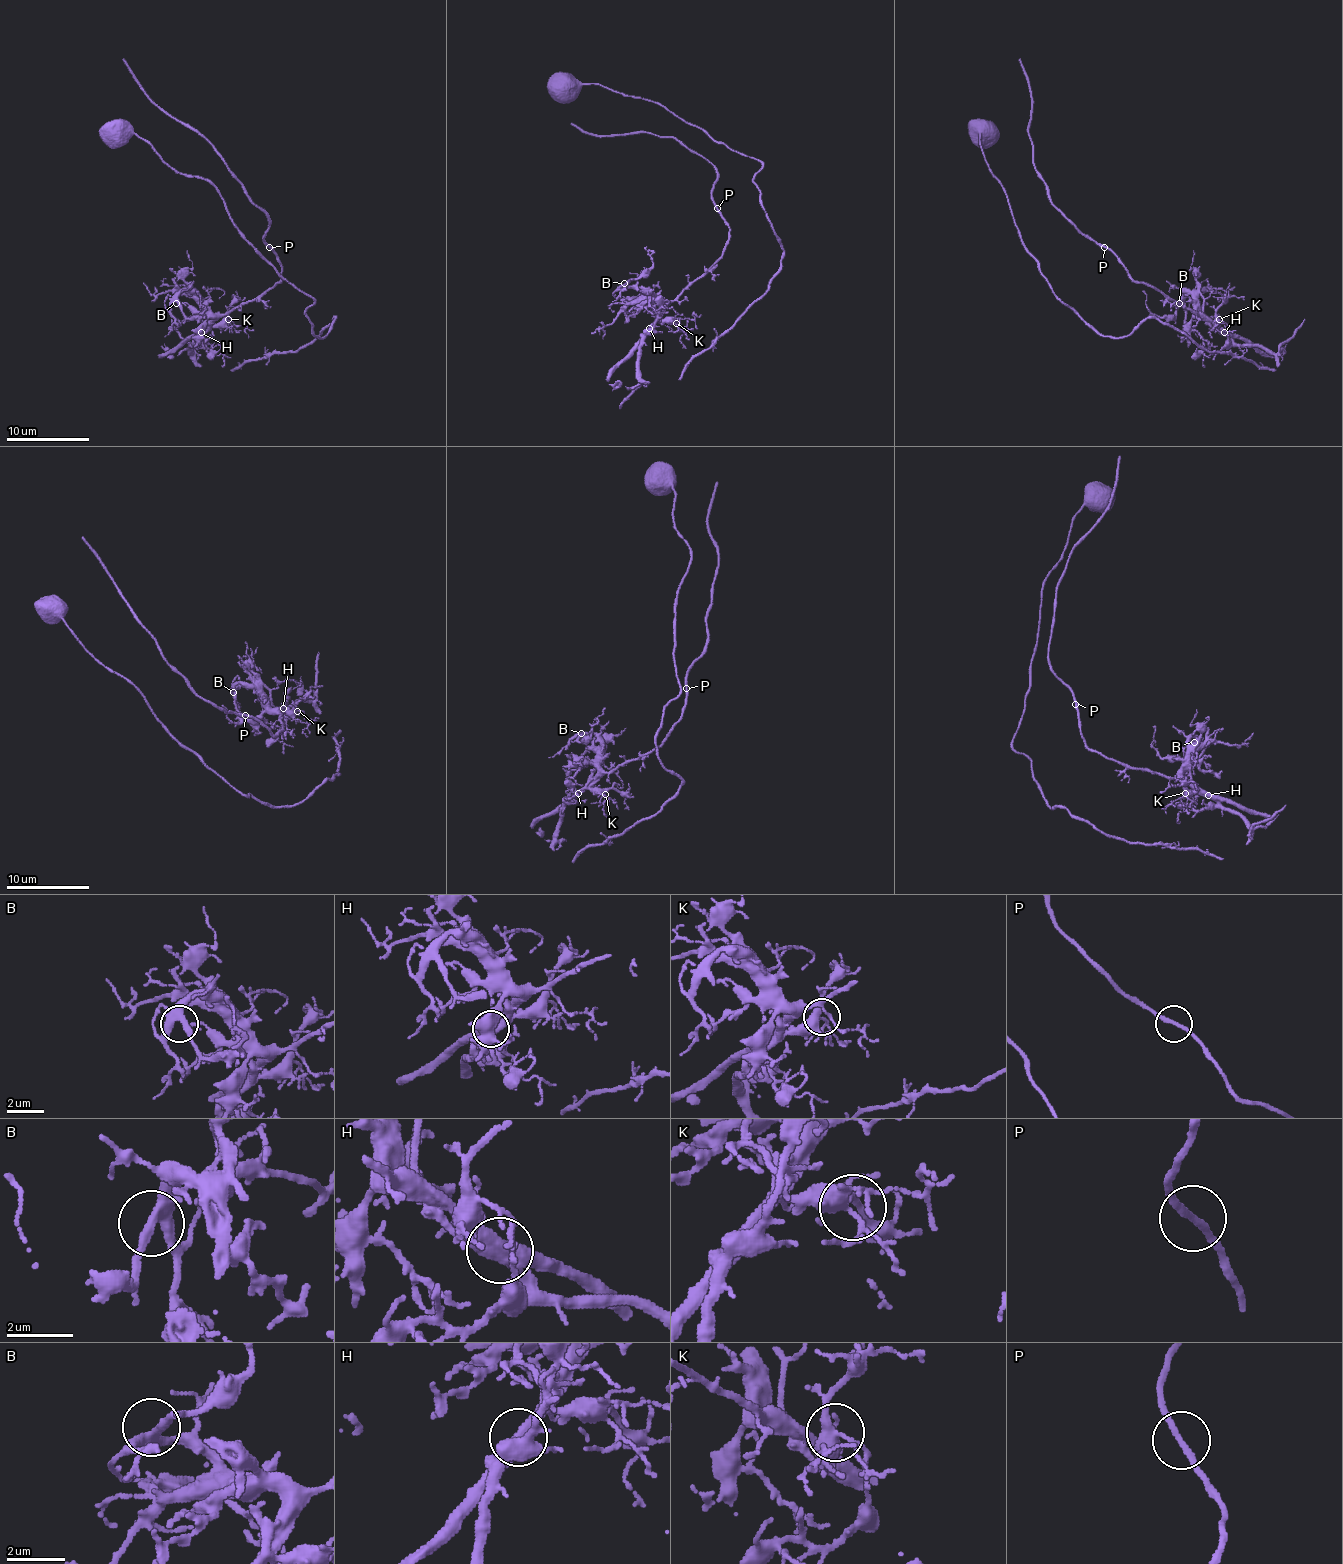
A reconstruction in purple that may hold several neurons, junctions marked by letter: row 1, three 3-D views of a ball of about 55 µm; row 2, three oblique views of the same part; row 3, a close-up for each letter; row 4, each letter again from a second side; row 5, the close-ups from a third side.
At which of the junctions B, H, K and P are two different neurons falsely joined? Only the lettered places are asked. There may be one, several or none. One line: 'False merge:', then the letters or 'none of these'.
False merge: H

